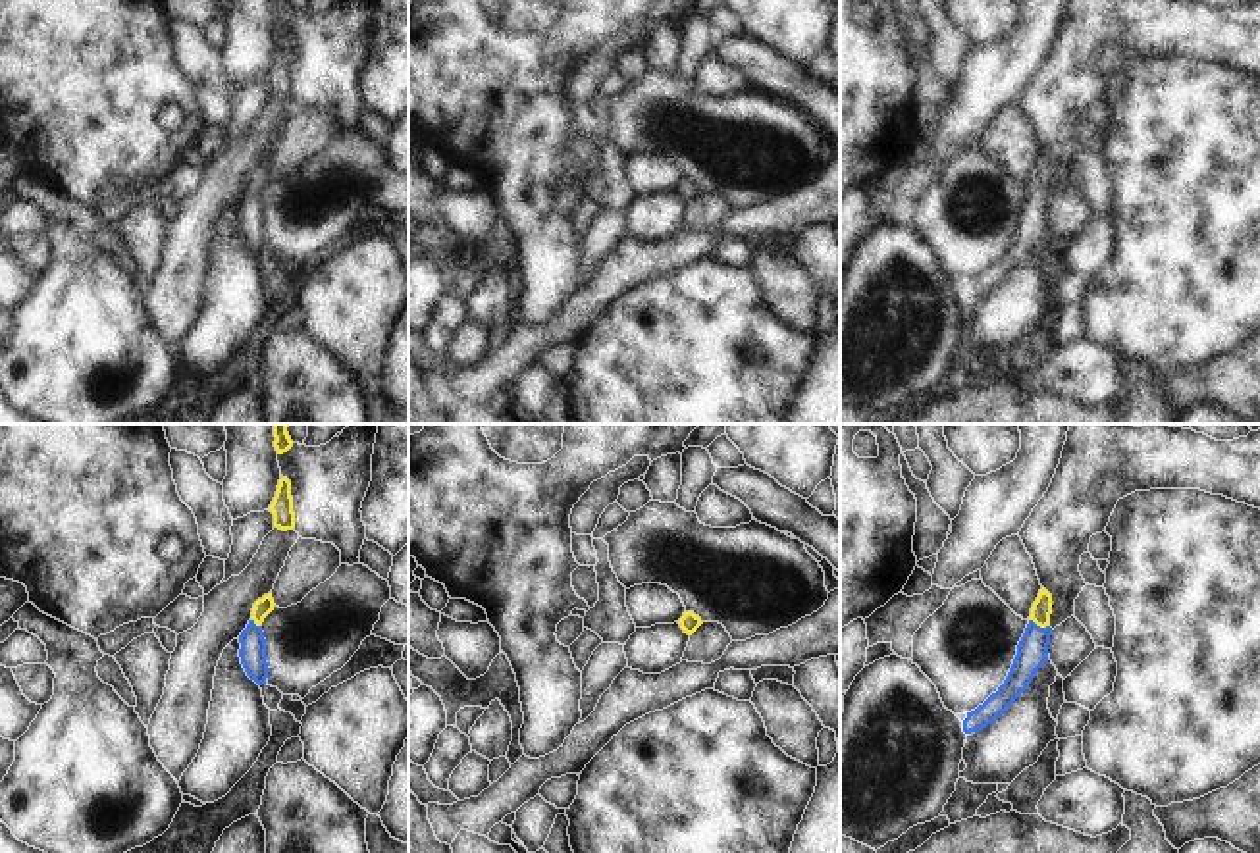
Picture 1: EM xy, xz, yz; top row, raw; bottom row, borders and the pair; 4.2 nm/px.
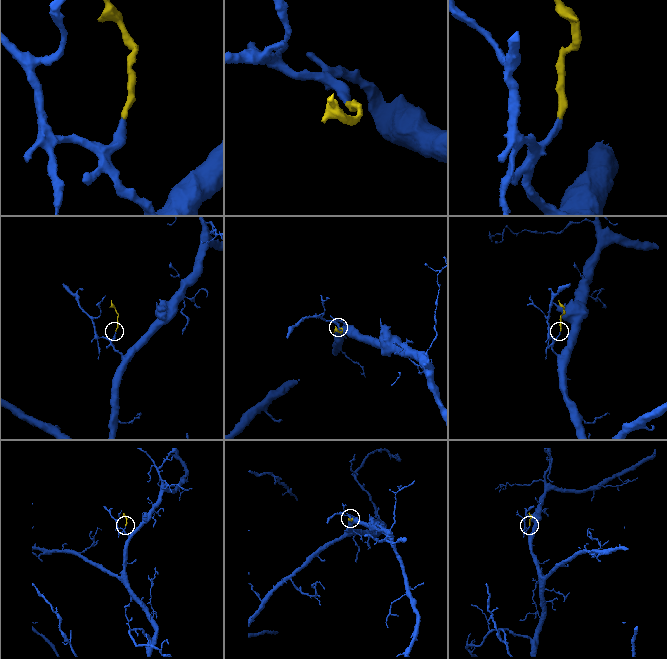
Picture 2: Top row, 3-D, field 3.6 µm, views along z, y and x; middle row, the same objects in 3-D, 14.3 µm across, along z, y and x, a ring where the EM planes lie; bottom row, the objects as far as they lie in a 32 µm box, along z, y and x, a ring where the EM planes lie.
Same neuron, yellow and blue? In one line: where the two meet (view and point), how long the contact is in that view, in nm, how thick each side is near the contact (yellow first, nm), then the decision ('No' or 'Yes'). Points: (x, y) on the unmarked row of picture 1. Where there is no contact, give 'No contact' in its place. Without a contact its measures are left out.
Touches yellow at yz (1039, 193). Shared border 90 nm. Thickness 90 nm (yellow) against 130 nm. Yes.

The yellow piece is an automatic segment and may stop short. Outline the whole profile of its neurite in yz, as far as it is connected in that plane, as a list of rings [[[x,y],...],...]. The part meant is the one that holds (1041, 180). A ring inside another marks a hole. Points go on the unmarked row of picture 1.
[[[1042,156],[1033,171],[1029,193],[1017,214],[1013,233],[998,256],[983,273],[967,281],[963,300],[986,297],[1029,256],[1037,239],[1048,231],[1052,164]]]

